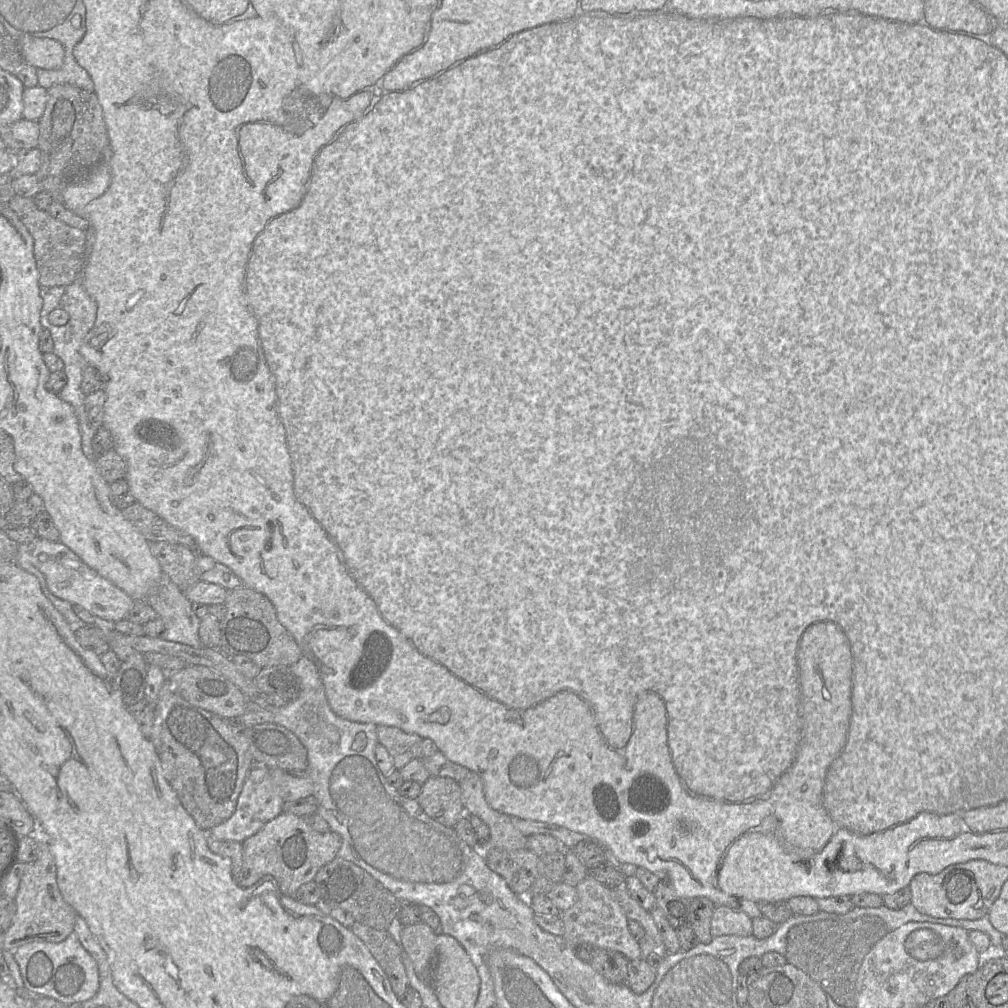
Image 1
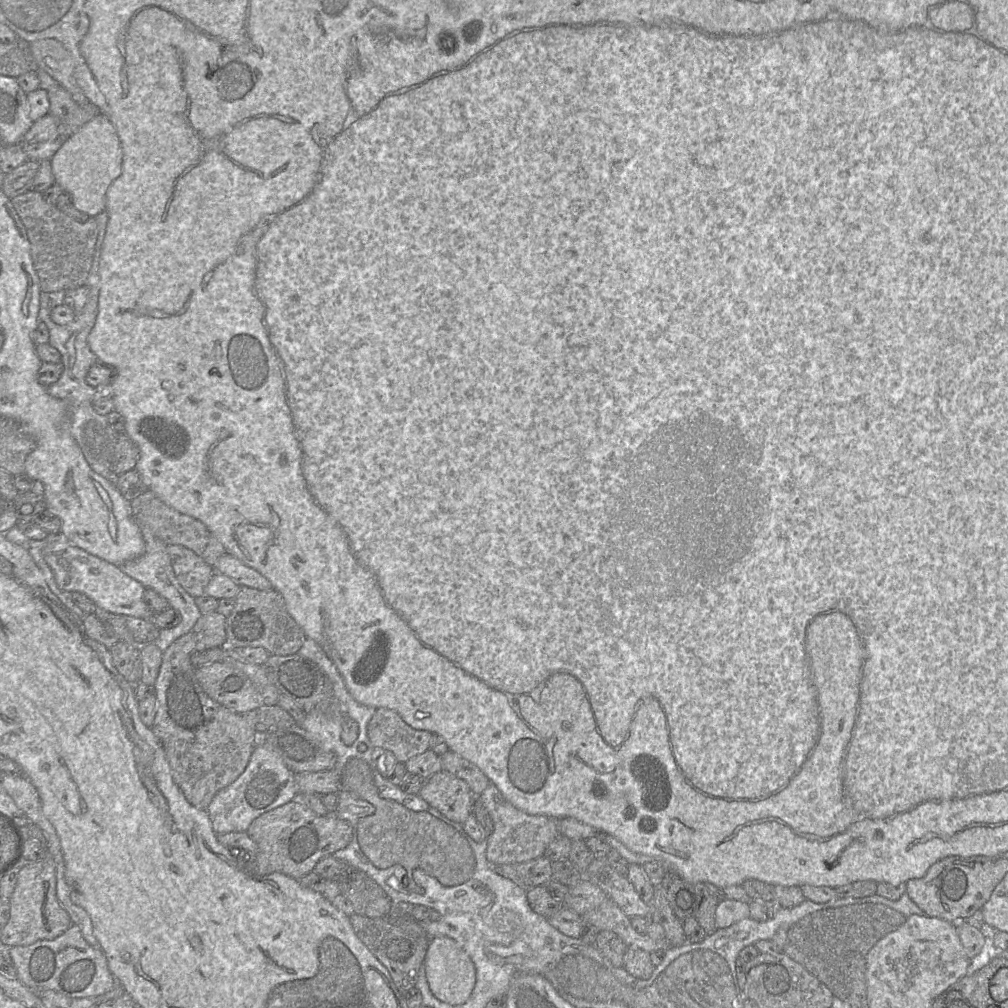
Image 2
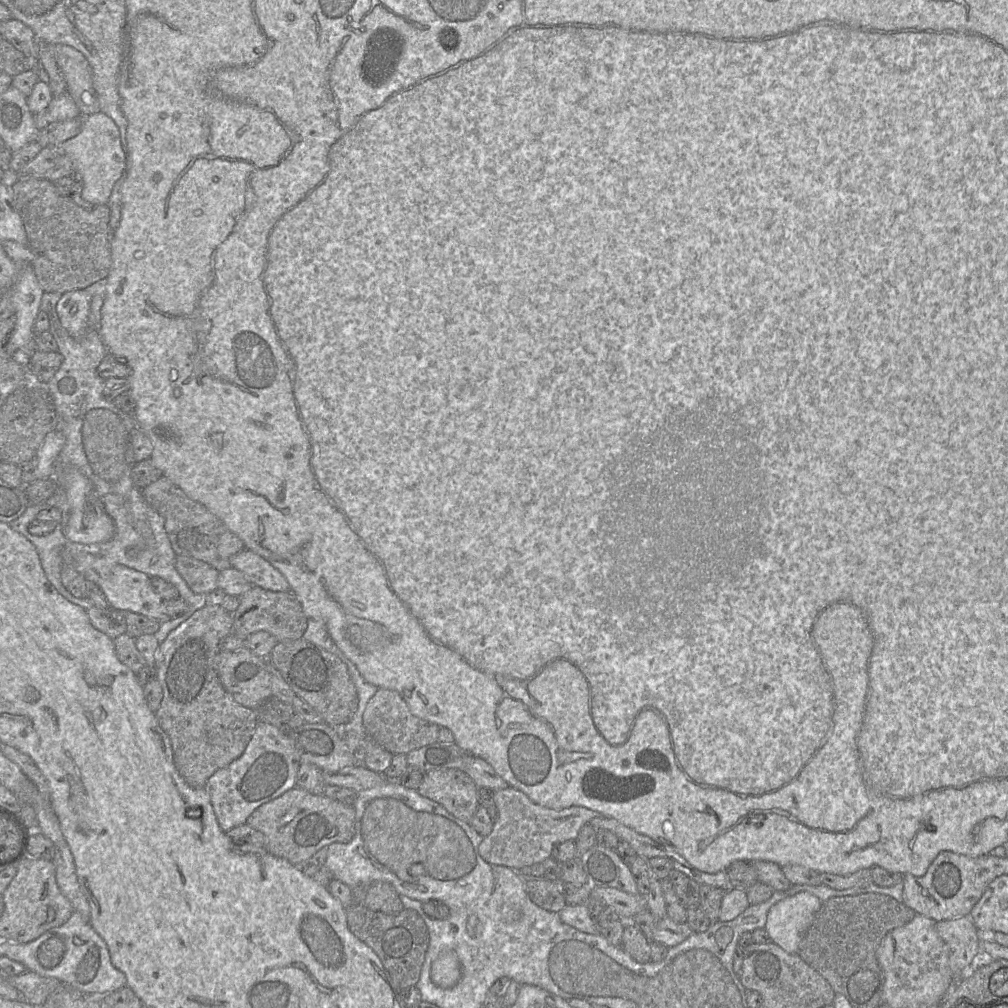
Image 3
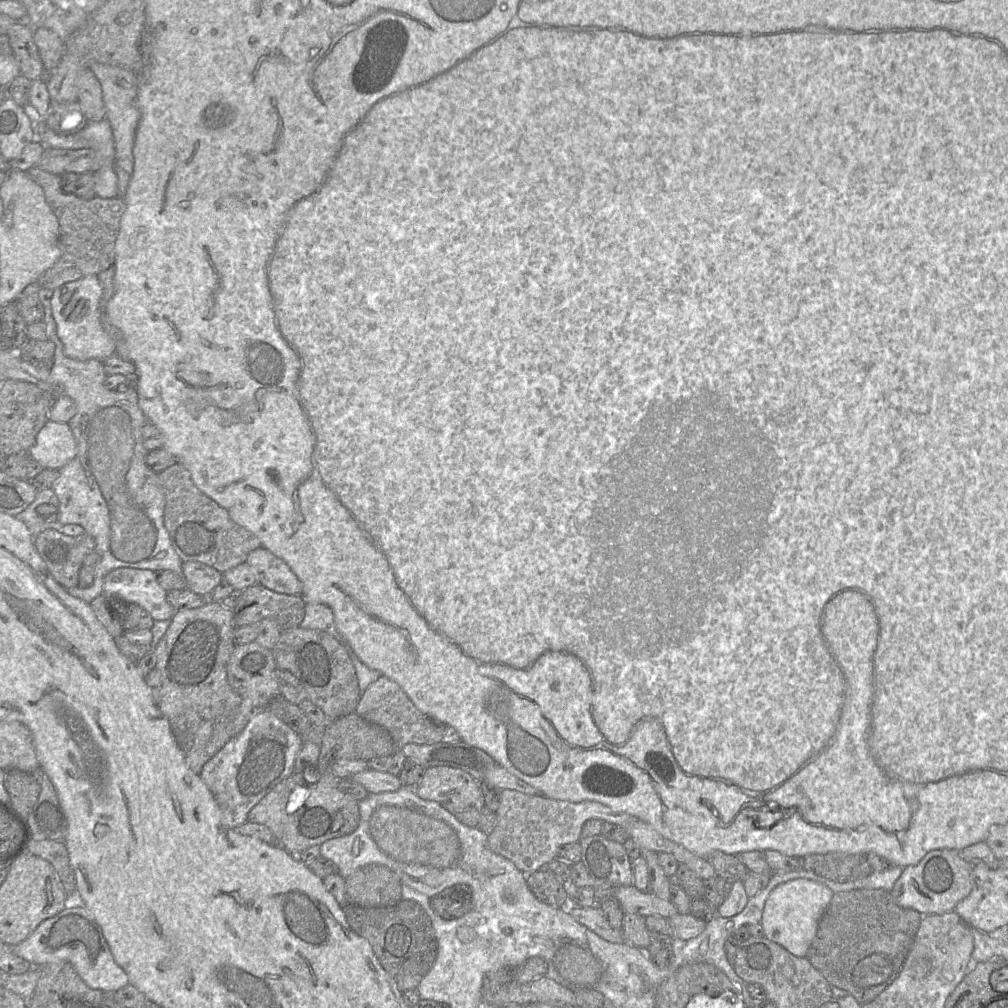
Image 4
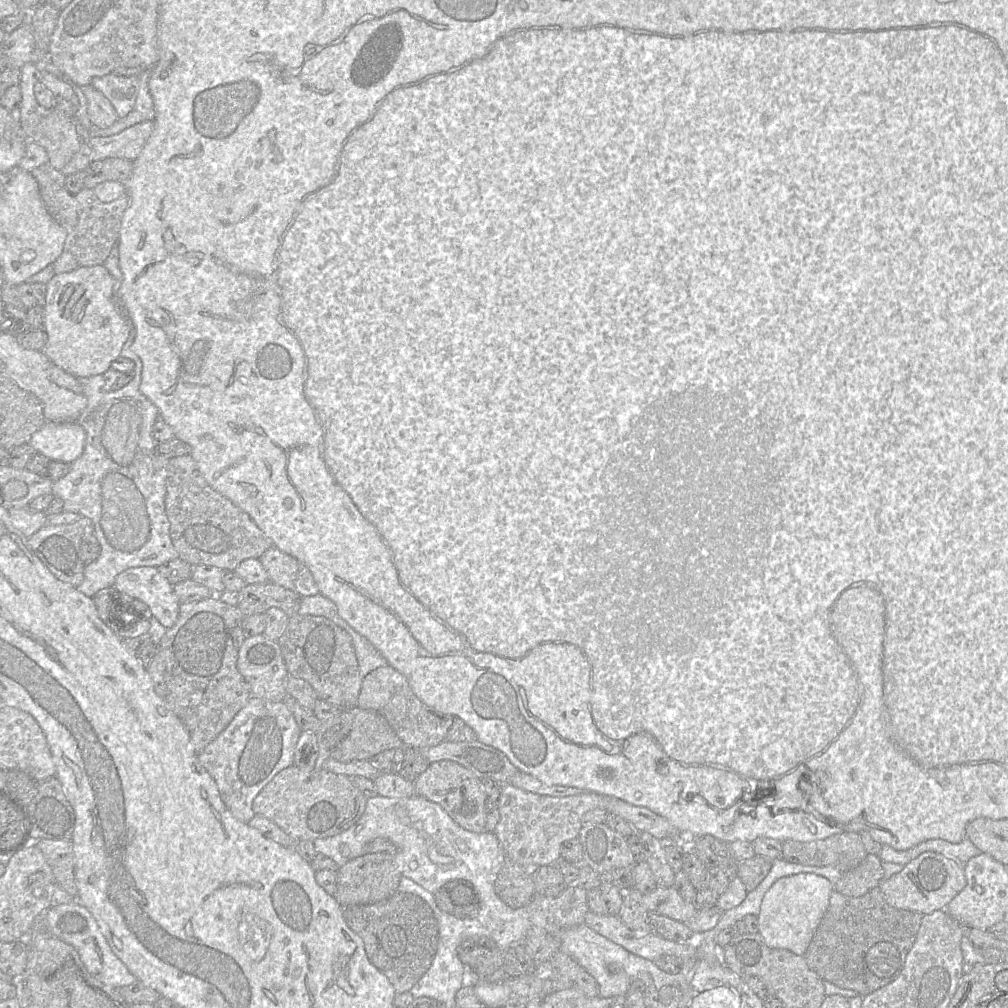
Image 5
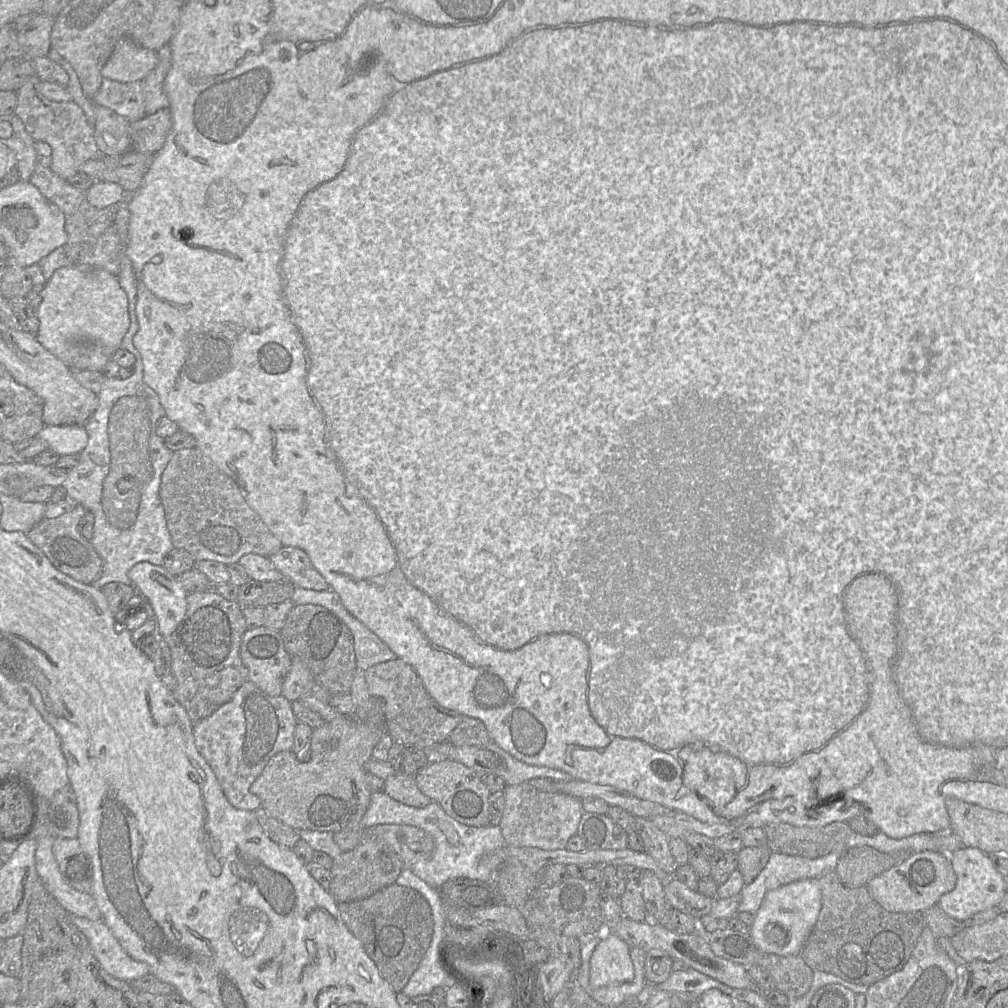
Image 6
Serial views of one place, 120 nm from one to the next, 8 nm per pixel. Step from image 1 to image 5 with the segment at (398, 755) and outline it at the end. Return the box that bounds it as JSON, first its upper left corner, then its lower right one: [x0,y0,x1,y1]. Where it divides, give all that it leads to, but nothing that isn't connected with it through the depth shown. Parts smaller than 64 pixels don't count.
[356,664,455,747]

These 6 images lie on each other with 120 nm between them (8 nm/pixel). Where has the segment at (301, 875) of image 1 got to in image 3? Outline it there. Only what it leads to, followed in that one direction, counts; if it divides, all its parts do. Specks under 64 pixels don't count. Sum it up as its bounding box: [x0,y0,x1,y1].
[245,786,355,866]

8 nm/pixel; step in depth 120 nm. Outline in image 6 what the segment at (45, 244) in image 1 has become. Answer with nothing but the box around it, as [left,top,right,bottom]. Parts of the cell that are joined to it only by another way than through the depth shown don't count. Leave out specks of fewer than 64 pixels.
[30,163,130,264]

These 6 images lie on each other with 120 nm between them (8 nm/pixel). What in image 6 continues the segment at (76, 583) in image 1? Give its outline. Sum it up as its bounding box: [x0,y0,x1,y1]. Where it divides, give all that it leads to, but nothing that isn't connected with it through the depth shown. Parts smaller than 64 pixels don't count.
[128,562,187,641]

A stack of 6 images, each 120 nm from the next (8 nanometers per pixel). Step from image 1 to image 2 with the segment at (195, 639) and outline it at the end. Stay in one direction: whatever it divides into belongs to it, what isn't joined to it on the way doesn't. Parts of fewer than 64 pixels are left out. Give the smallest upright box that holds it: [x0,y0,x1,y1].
[119,526,202,651]

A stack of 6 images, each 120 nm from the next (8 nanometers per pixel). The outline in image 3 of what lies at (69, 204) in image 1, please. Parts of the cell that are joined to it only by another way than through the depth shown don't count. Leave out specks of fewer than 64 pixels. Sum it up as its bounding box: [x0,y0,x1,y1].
[59,111,126,205]

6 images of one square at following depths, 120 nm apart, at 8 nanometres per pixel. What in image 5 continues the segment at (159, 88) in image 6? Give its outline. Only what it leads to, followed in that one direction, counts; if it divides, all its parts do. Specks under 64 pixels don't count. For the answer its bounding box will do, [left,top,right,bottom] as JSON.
[83,69,155,140]

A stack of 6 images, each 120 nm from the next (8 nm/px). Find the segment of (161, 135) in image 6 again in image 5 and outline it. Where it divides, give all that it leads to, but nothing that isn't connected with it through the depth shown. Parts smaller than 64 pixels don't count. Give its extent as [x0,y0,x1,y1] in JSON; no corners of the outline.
[88,120,154,162]

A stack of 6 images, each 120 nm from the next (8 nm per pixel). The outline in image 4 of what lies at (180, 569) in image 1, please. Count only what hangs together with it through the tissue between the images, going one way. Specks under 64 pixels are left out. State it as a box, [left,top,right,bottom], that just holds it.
[182,561,223,597]

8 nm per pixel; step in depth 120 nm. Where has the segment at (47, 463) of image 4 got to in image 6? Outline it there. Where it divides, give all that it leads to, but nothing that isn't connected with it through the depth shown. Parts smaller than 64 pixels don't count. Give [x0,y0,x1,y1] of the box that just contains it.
[36,425,88,456]

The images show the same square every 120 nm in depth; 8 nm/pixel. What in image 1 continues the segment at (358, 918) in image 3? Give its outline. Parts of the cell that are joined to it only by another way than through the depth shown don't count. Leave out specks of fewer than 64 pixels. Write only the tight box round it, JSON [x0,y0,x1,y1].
[352,921,409,996]

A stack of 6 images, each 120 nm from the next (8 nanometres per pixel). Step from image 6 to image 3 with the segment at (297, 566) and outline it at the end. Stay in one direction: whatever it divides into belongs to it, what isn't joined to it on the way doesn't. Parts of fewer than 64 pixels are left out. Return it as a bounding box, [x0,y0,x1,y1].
[230,549,291,590]

